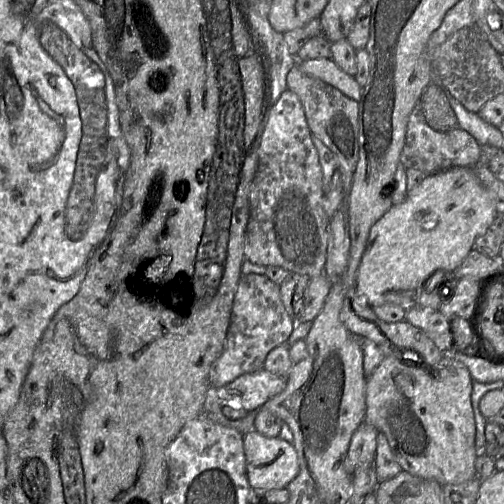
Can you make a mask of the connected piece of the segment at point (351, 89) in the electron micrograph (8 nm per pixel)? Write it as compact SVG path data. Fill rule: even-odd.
M317 58L298 63L299 69L305 75L322 80L337 88L347 97L359 101L362 87L354 76L341 70L331 58Z

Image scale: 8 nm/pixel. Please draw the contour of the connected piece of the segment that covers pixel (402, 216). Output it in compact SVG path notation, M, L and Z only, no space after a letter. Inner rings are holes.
M451 167L438 171L431 175L427 175L420 185L415 187L408 195L404 202L393 205L370 229L367 245L361 262L359 264L356 275L356 291L359 296L363 297L371 307L384 304L396 304L405 308L409 308L416 304L423 284L437 271L453 272L460 266L463 260L473 249L475 240L483 235L494 219L498 215L493 194L489 194L488 190L481 184L474 172L474 167Z

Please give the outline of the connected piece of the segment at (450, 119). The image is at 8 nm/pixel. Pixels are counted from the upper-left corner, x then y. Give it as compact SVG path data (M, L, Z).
M430 83L422 92L418 105L427 124L434 130L447 132L459 128L458 119L443 87Z

